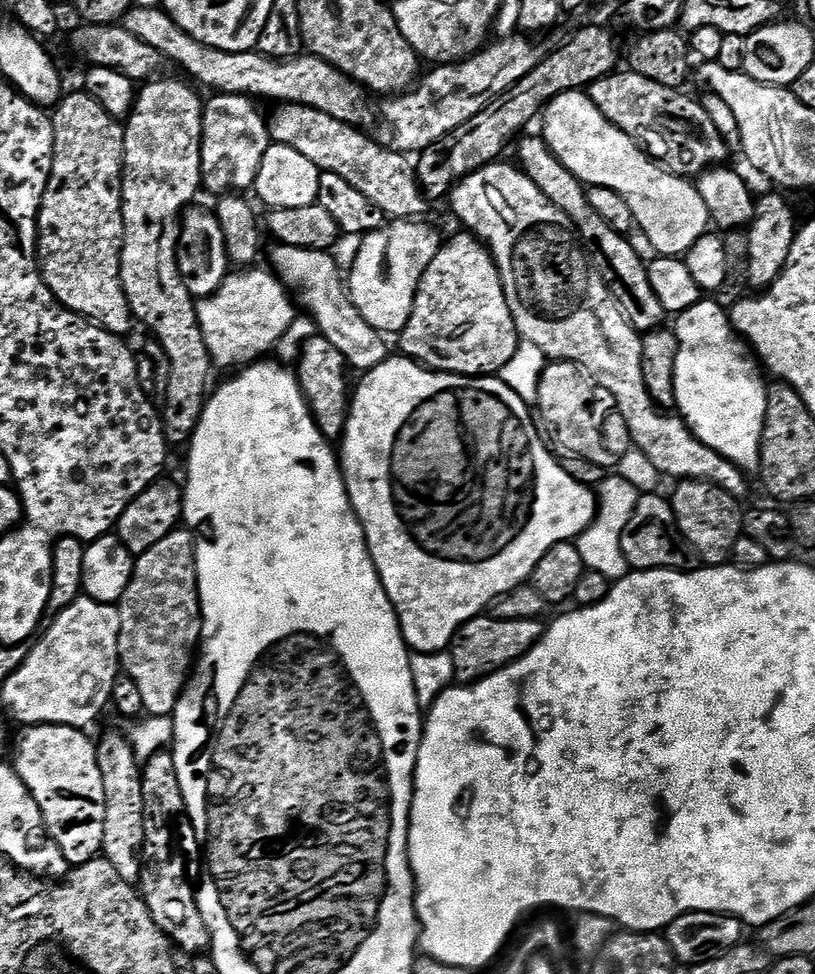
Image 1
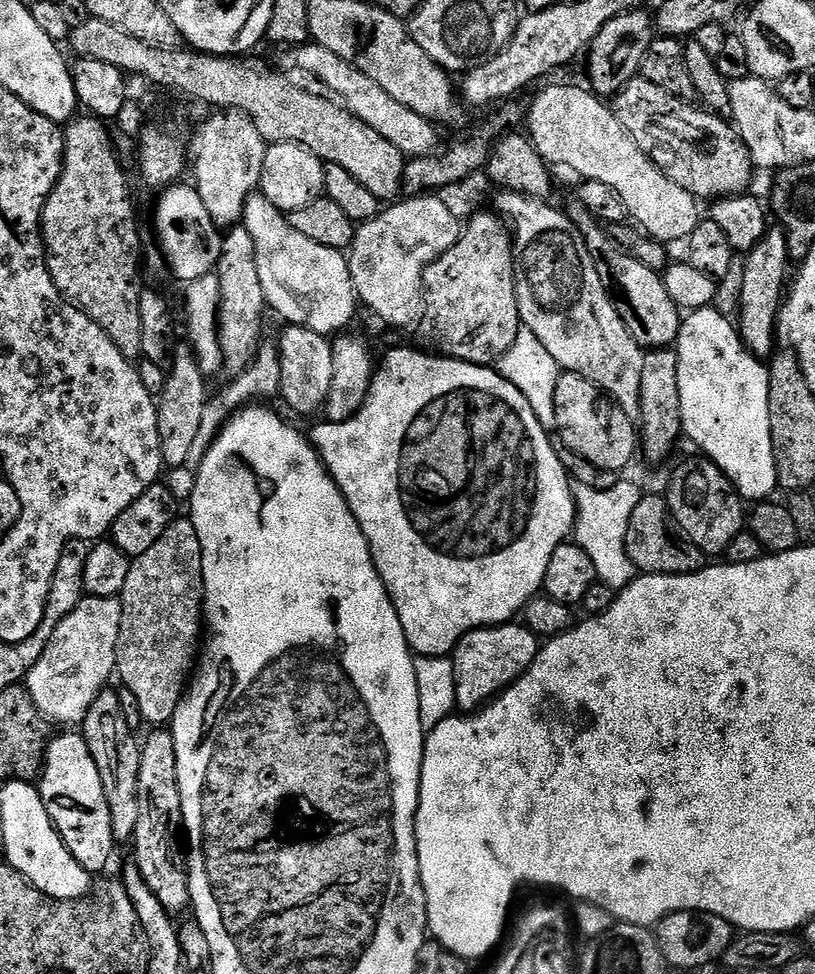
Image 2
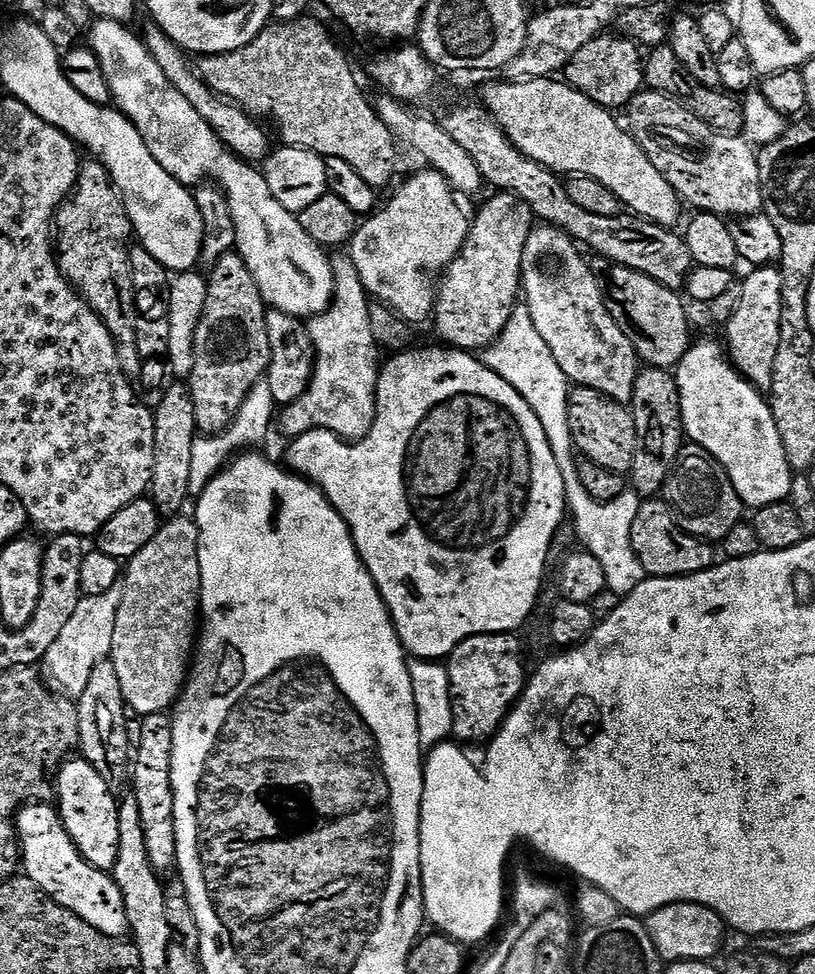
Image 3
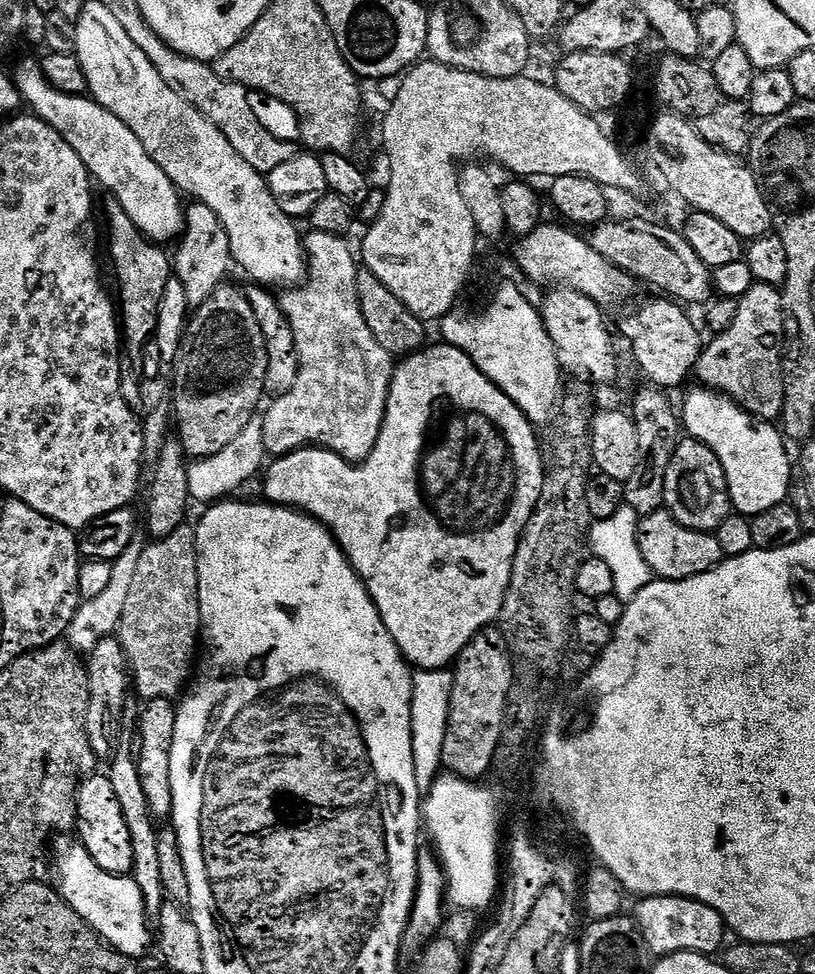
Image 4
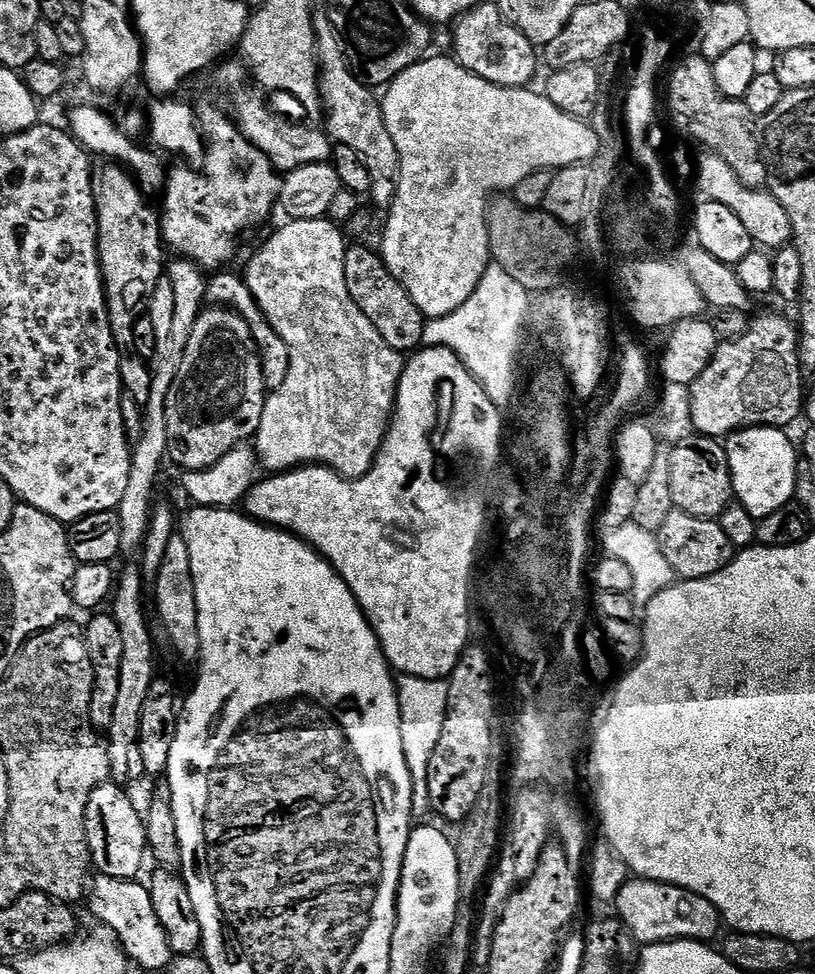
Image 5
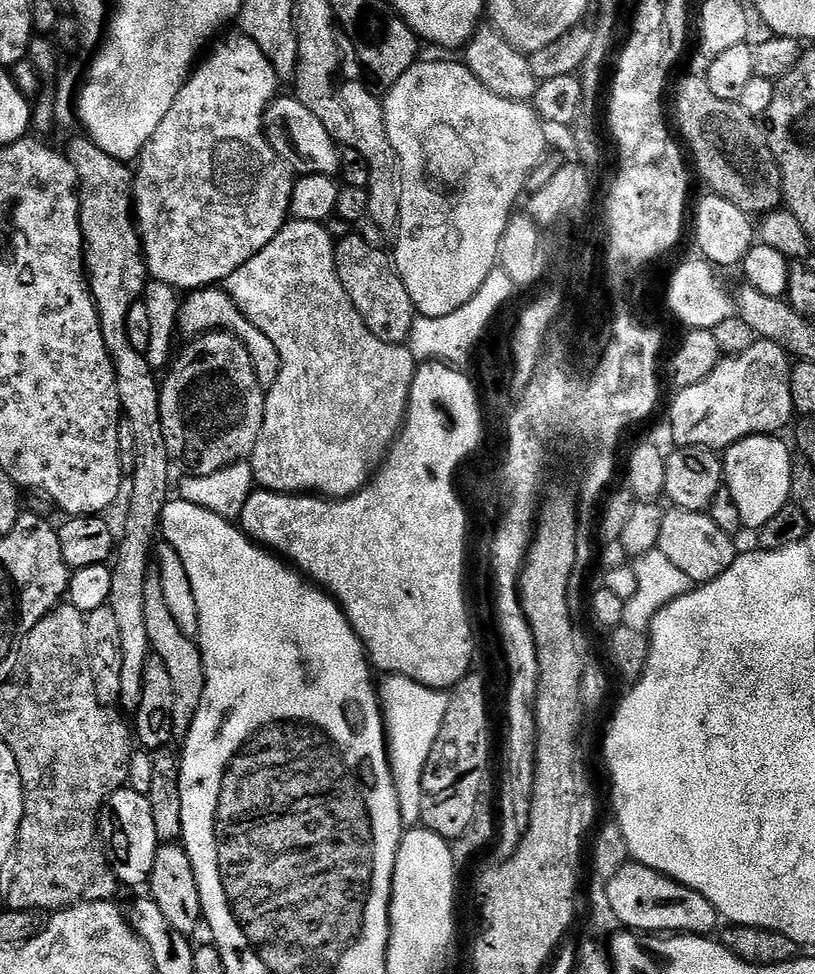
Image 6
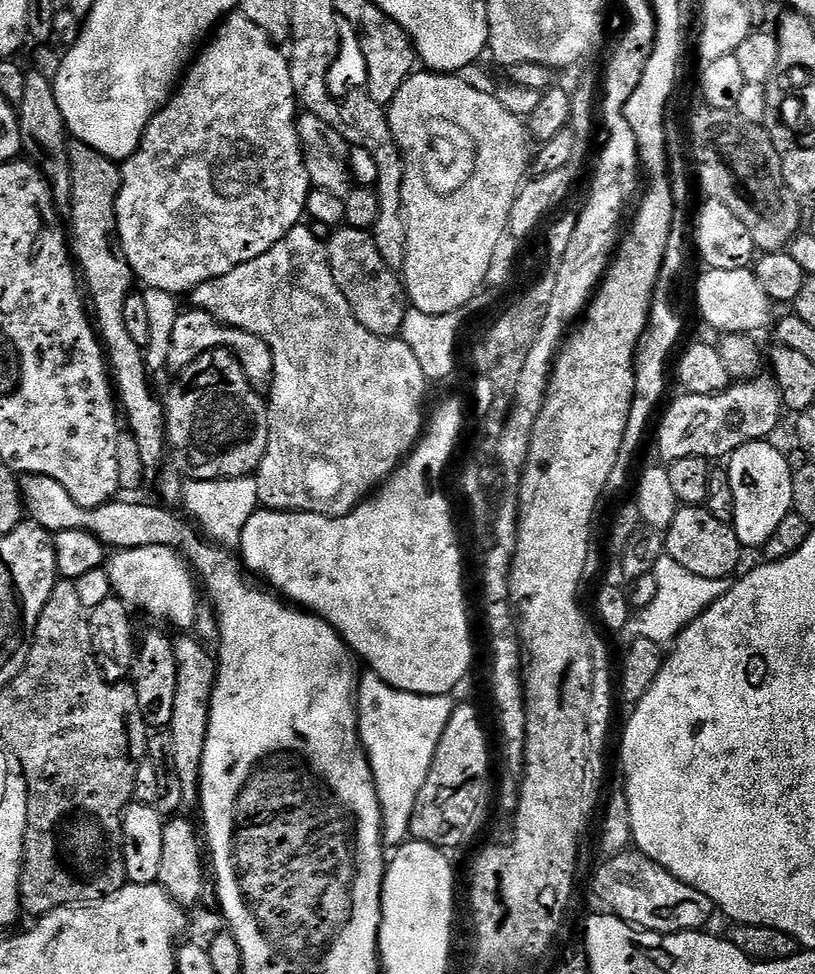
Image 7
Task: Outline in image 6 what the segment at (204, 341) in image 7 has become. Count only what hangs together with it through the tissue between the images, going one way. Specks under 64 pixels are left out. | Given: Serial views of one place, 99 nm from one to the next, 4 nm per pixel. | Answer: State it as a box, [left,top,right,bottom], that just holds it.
[176,286,282,390]

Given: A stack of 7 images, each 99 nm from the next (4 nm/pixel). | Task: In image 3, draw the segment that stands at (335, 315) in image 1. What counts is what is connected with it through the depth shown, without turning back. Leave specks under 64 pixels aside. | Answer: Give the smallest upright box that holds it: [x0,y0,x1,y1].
[86,18,336,320]

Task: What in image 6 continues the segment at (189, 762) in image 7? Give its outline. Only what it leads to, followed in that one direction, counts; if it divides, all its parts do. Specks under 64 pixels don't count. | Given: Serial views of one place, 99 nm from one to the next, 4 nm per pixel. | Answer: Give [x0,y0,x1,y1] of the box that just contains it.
[146,567,206,737]

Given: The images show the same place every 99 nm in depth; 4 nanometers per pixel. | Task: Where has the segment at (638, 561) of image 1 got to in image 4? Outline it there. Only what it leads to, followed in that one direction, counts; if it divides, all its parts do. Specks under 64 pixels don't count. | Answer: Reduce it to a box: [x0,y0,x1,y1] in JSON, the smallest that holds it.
[636,510,726,580]

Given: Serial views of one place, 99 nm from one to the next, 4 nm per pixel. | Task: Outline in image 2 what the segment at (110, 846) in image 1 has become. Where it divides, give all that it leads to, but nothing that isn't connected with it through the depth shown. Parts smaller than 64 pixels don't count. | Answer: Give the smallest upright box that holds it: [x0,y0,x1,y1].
[82,690,141,845]

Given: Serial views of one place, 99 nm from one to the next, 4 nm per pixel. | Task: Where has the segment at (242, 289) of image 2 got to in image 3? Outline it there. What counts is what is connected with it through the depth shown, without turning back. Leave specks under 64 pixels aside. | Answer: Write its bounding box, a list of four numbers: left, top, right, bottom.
[186,250,270,434]

